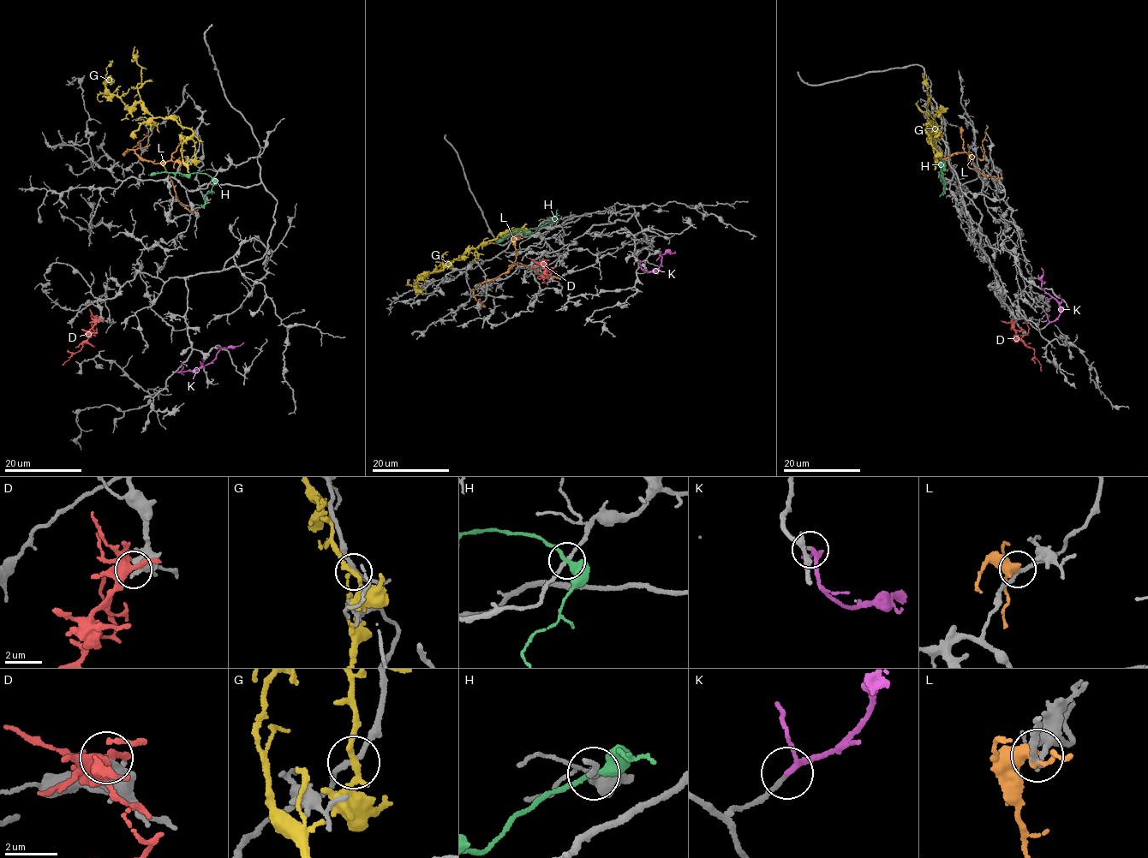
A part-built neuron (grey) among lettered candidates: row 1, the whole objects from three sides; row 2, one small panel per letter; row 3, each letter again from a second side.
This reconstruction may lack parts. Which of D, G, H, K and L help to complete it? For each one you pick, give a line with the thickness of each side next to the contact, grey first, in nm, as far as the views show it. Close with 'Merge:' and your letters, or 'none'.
K: Thickness 140 nm (grey) against 170 nm
Merge: K

